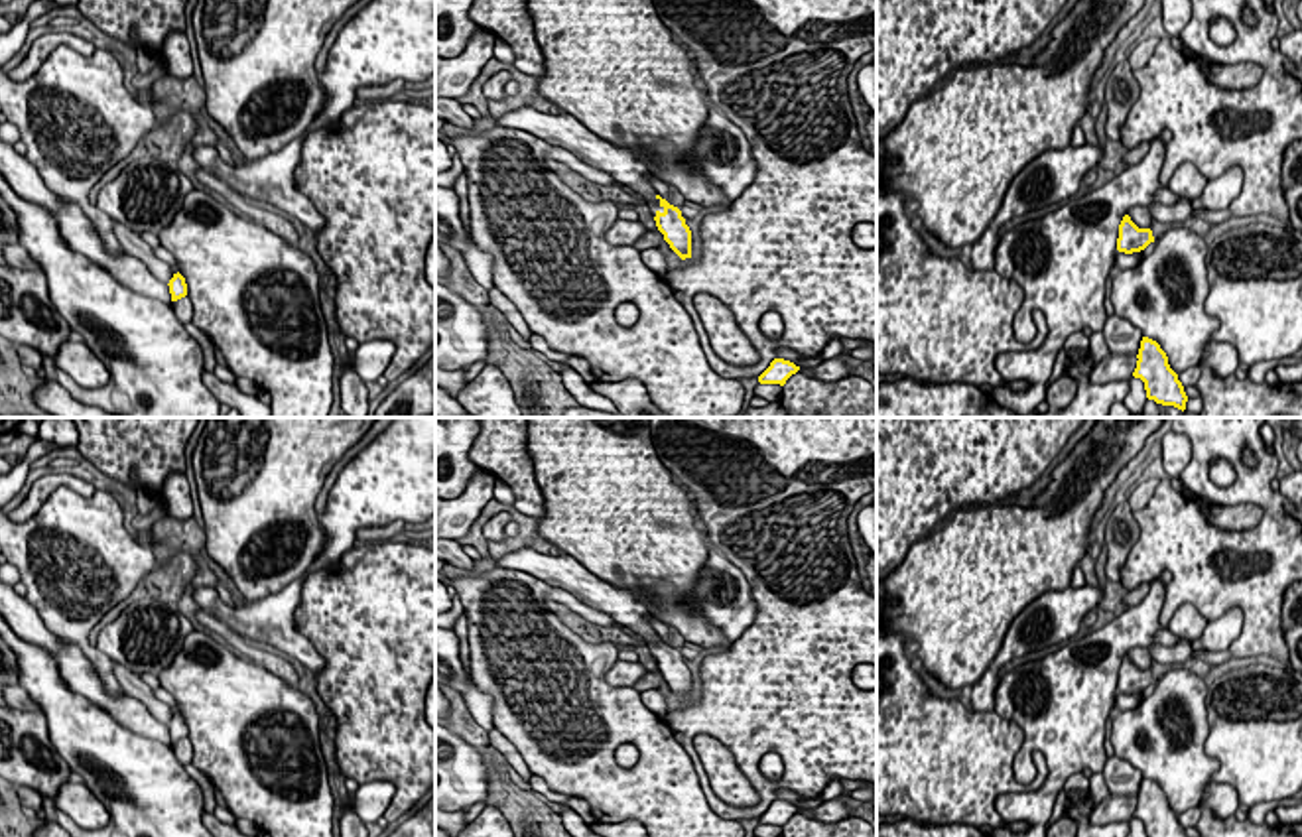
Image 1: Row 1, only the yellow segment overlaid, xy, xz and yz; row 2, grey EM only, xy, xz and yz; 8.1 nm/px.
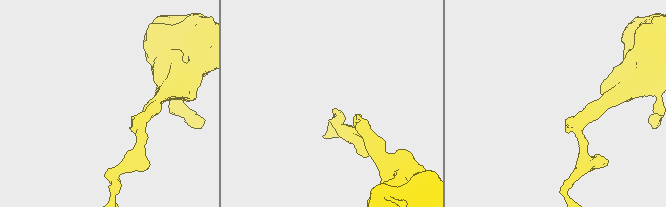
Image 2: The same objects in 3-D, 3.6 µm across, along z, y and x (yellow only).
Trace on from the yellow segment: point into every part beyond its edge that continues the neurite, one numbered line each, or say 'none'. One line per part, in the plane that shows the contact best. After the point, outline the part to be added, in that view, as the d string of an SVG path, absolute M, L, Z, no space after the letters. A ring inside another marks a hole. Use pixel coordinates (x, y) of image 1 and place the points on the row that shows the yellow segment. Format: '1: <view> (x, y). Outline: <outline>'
1: xz (564, 130). Outline: M518 106L502 114L496 126L524 130L552 146L571 152L587 165L607 171L615 181L630 187L646 201L654 217L658 211L664 213L656 197L658 191L652 185L656 175L648 169L642 154L603 140L575 116L567 112L546 114L532 106Z

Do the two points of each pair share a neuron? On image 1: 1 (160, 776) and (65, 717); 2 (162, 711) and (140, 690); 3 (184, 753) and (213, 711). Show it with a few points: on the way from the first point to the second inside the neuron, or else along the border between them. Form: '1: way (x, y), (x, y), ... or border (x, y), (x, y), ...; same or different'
1: way (136, 776), (121, 769), (89, 739); same
2: way (156, 706), (146, 696); same
3: border (186, 737), (192, 745), (192, 763); different

